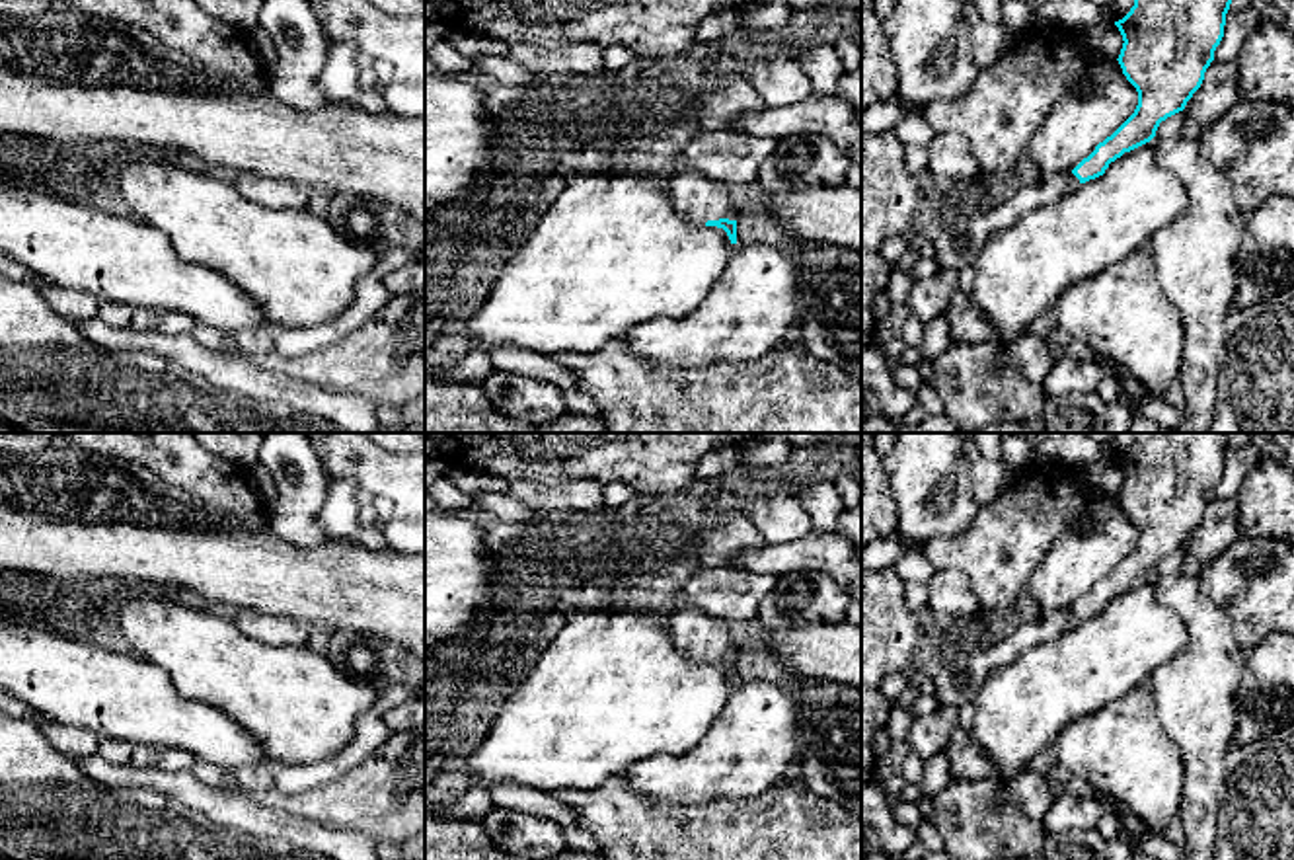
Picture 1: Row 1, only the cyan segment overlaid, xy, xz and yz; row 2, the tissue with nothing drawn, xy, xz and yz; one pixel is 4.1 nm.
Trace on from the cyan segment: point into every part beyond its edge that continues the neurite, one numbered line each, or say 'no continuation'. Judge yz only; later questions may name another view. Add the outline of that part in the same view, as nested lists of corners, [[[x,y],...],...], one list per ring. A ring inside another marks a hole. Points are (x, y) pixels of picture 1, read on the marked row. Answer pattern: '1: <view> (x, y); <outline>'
1: yz (959, 246); [[[1072,172],[1041,177],[1037,183],[1015,183],[1006,201],[986,205],[974,216],[949,228],[933,242],[937,267],[961,271],[972,265],[984,242],[994,232],[1009,228],[1021,215],[1054,203],[1078,187],[1080,179]]]

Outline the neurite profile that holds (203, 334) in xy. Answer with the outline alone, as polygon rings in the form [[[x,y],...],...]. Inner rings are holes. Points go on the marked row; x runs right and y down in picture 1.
[[[197,324],[191,335],[210,351],[218,351],[222,345],[222,333],[207,324]]]

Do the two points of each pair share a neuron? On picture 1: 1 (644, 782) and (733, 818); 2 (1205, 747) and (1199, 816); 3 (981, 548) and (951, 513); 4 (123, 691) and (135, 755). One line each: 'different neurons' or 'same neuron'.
1: different neurons
2: same neuron
3: different neurons
4: different neurons

